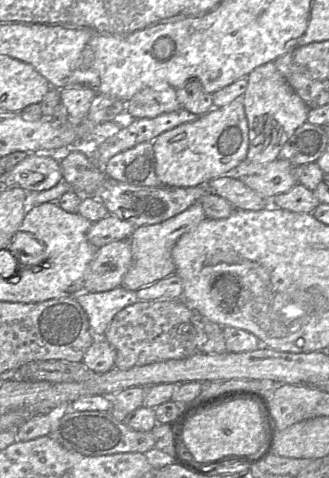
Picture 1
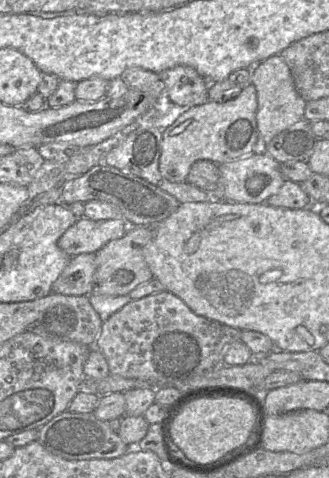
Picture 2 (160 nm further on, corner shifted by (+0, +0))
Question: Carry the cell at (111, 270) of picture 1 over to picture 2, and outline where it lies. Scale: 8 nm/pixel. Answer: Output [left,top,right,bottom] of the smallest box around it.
[52,253,96,296]

